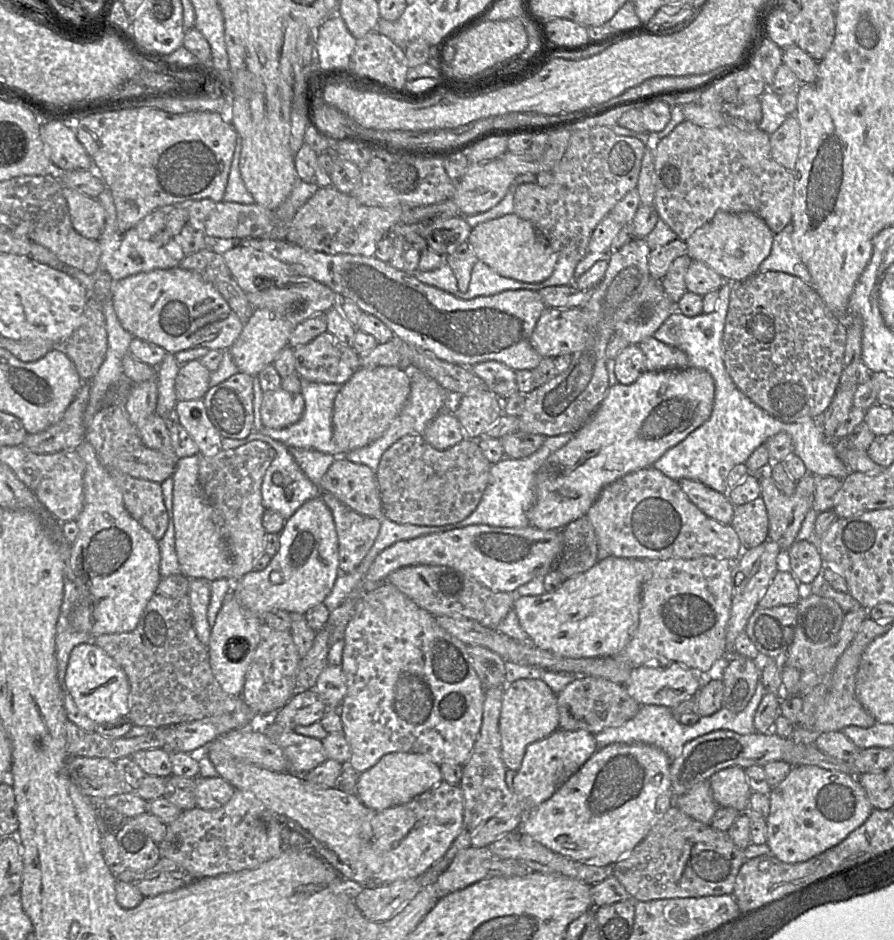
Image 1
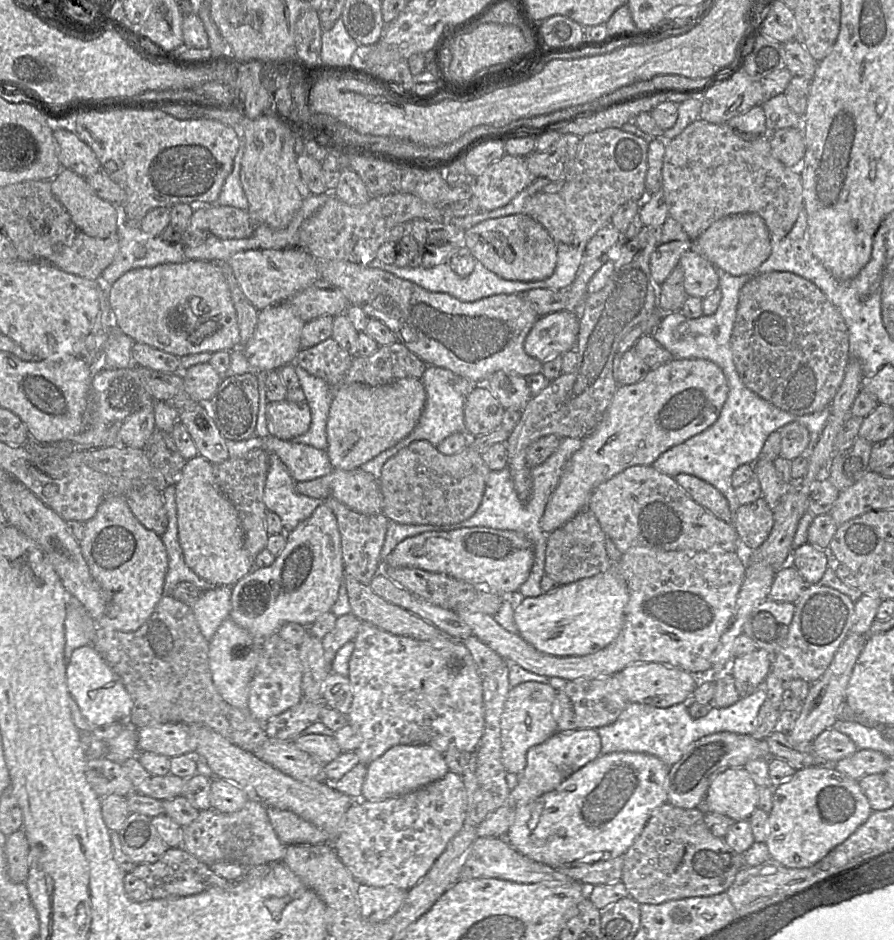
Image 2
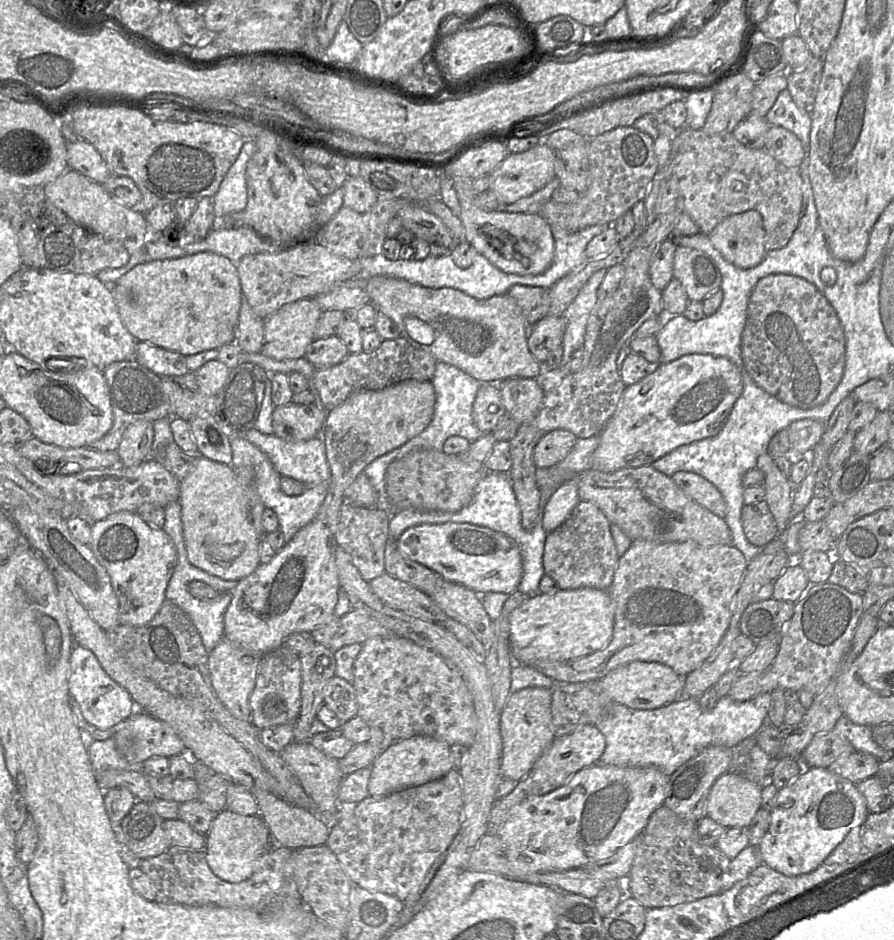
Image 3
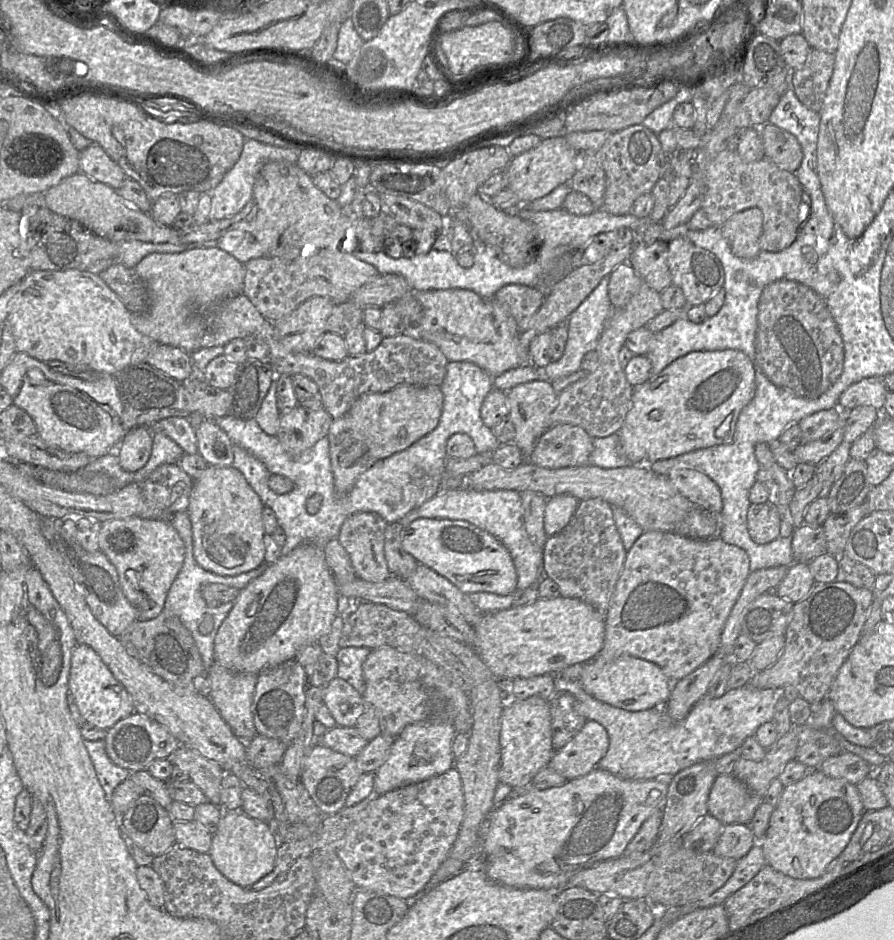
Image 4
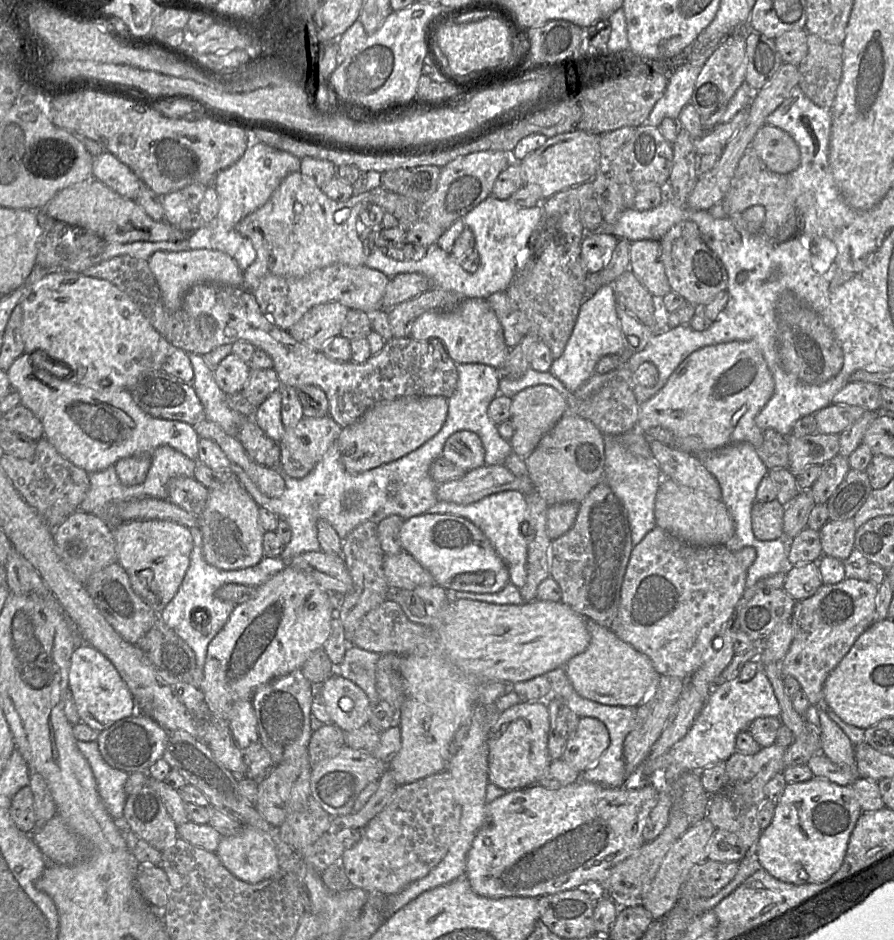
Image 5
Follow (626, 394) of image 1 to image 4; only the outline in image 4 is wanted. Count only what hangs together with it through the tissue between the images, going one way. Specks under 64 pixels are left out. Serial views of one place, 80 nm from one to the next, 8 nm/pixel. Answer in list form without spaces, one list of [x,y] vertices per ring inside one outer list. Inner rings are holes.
[[[735,349],[695,351],[676,359],[656,376],[633,387],[631,408],[623,426],[615,433],[619,436],[621,454],[631,465],[650,468],[658,460],[731,443],[738,416],[754,397],[756,371],[753,360]],[[559,495],[547,499],[544,514],[544,530],[553,536],[563,530],[571,521],[579,500],[571,495]]]

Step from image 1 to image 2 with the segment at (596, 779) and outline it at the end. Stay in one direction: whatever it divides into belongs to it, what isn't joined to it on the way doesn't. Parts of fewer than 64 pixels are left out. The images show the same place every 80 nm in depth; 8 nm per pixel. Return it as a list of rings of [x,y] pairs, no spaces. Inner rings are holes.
[[[600,754],[555,789],[523,806],[504,838],[521,855],[550,867],[623,856],[652,813],[667,803],[669,771],[669,766],[650,754]]]

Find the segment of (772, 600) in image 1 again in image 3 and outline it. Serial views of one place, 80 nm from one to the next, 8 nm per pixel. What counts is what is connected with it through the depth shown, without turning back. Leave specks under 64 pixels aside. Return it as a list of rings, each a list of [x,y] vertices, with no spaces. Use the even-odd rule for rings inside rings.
[[[797,558],[796,564],[786,567],[783,570],[783,572],[774,580],[772,598],[775,600],[791,602],[794,604],[801,598],[801,596],[806,592],[806,590],[809,588],[810,585],[811,584],[808,580],[808,577],[807,577],[804,569],[798,564],[798,558]]]

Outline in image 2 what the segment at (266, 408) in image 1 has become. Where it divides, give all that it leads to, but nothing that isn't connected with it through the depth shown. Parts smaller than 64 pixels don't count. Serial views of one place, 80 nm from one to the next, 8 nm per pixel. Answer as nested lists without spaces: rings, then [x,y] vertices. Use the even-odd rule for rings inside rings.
[[[288,399],[268,402],[266,420],[271,436],[291,441],[306,433],[311,424],[311,410],[306,401]]]

